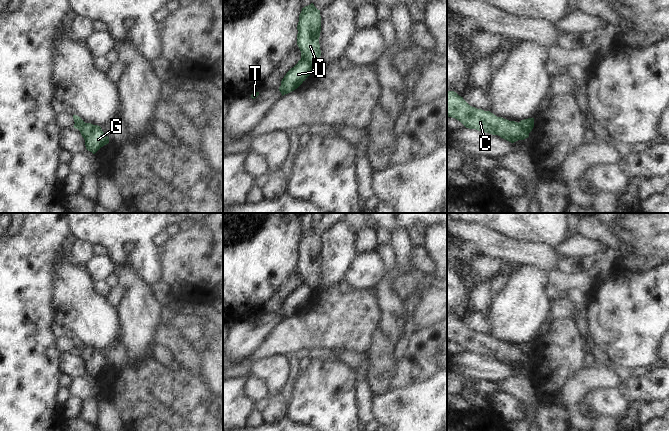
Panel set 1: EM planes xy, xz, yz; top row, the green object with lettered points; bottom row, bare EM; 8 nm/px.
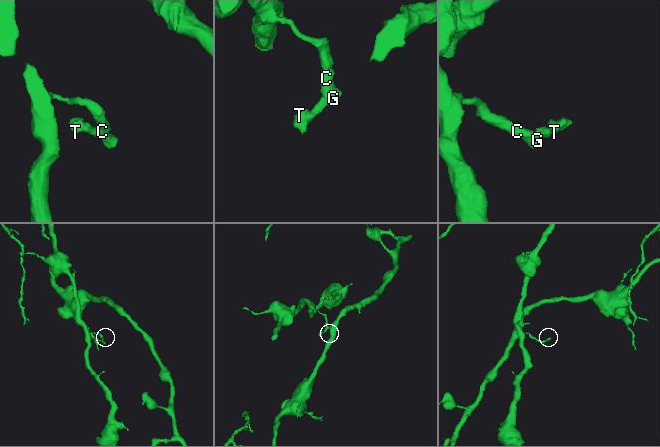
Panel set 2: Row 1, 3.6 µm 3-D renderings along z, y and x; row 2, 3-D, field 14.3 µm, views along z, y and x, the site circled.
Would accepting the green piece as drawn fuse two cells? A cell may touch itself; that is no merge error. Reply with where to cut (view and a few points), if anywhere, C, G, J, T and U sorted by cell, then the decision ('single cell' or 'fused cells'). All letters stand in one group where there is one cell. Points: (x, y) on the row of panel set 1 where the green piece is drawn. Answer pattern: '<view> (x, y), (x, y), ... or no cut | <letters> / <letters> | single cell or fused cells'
xz (301, 58), (314, 66) | C G J / T U | fused cells

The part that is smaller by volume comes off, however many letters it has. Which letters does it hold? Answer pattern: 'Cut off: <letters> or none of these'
Cut off: T, U

